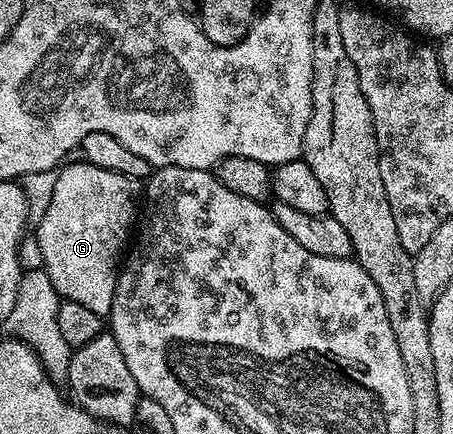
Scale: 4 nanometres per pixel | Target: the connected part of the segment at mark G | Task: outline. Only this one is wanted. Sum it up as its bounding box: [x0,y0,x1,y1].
[36,160,142,316]

